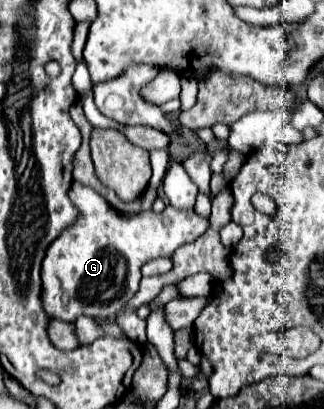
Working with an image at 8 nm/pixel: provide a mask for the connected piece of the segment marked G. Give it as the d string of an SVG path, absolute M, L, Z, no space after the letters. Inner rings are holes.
M72 181L68 195L72 203L80 209L82 217L72 227L60 233L60 237L50 245L42 261L40 273L42 273L44 313L50 319L60 319L60 321L76 321L80 315L86 315L92 319L114 317L116 325L120 325L132 341L144 343L144 321L136 315L136 311L126 311L130 297L134 297L134 293L138 291L140 267L144 265L144 261L150 261L156 257L170 257L174 249L196 241L210 227L208 217L198 217L194 209L174 209L172 205L168 205L162 213L144 211L144 213L138 213L138 217L134 215L132 219L126 219L122 215L118 217L118 213L114 213L114 209L106 203L106 199L102 199L92 187L82 185L80 181Z

